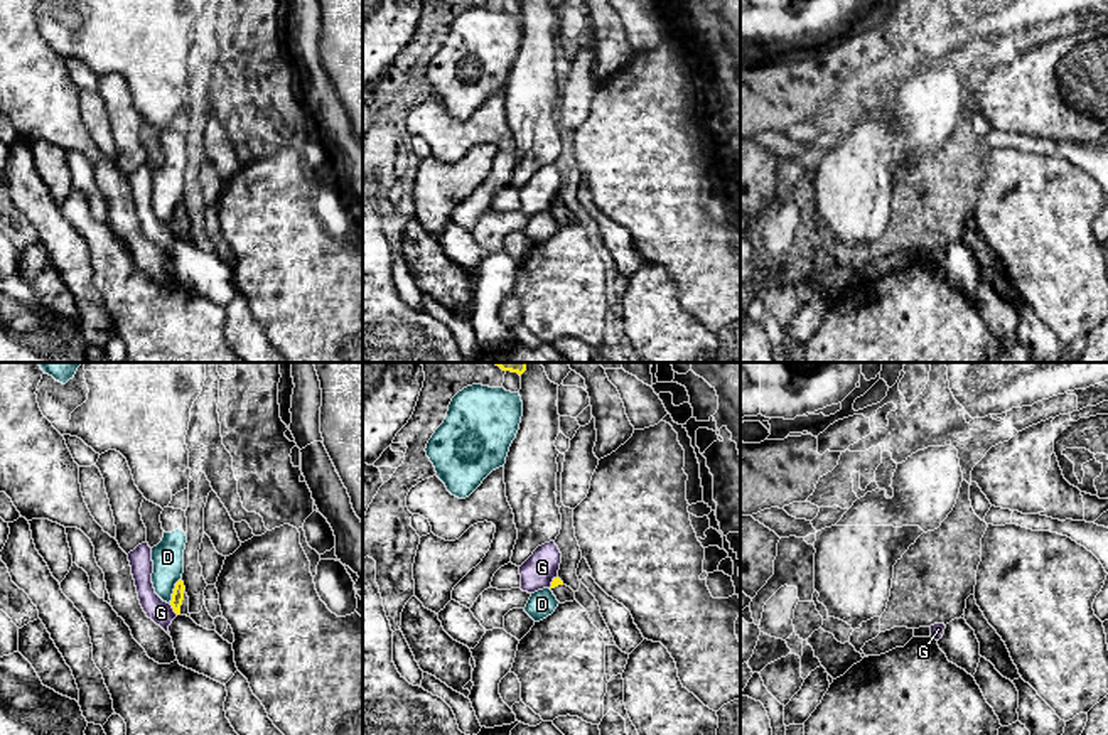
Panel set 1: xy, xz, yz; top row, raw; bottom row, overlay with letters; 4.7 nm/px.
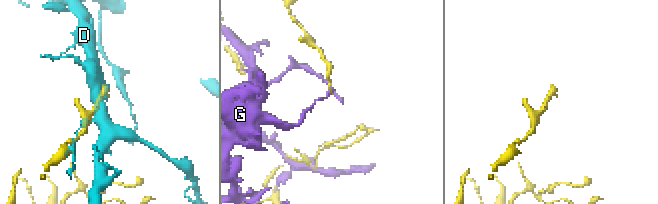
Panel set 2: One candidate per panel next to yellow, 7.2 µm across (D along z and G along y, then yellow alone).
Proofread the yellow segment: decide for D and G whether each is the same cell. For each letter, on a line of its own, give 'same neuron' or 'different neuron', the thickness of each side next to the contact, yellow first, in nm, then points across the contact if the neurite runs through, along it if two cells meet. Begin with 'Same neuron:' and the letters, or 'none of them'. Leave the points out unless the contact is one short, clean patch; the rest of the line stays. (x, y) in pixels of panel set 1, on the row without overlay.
Same neuron: none of them
D: different neuron; calibres 60 and 150 nm
G: different neuron; calibres 60 and 110 nm

